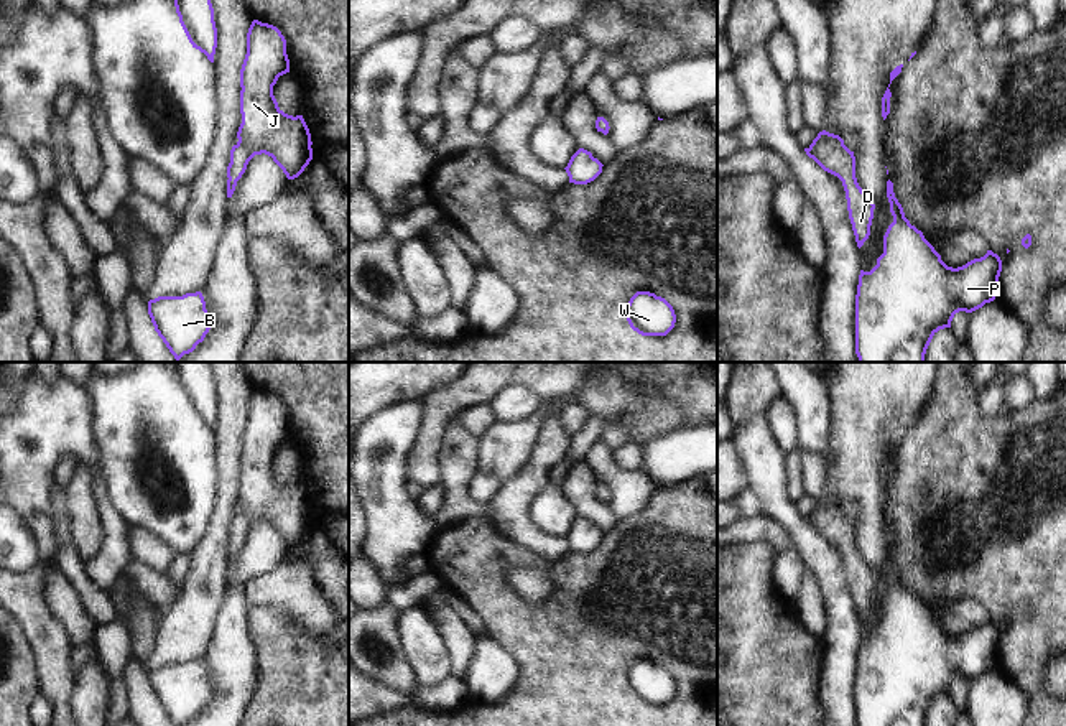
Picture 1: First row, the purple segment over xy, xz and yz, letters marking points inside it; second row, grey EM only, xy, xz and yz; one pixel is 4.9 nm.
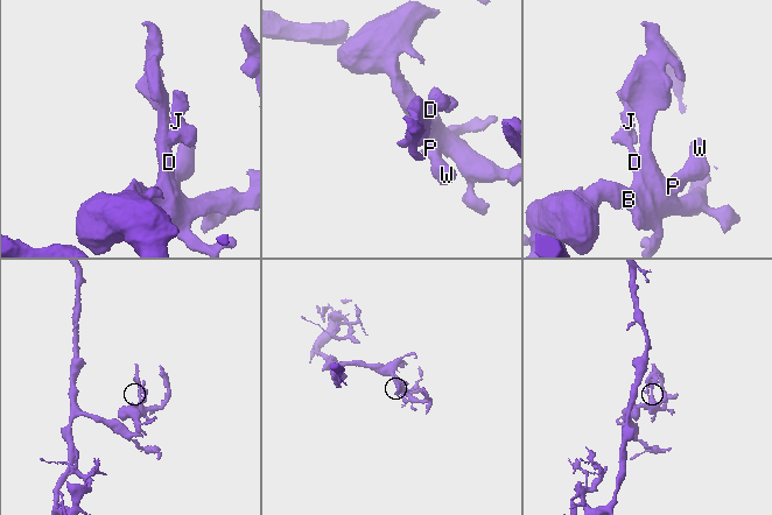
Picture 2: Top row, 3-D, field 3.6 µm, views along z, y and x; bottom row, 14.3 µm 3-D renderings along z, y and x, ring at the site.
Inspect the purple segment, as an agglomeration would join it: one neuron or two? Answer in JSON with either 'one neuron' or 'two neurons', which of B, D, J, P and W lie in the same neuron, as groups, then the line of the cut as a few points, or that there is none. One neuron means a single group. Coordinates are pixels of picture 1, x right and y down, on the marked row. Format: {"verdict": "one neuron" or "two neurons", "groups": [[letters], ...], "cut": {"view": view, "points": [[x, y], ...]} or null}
{"verdict": "one neuron", "groups": [["B", "D", "J", "P", "W"]], "cut": null}

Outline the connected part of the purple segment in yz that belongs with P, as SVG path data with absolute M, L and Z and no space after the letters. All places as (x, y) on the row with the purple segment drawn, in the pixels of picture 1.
M887 181L893 222L883 235L883 254L870 272L860 270L855 295L855 354L859 362L925 362L933 336L951 328L956 313L972 313L997 296L1002 260L992 250L962 267L948 267L934 247L905 217Z

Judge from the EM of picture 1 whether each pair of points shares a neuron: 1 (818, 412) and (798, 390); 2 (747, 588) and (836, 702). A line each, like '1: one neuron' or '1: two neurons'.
1: one neuron
2: two neurons

